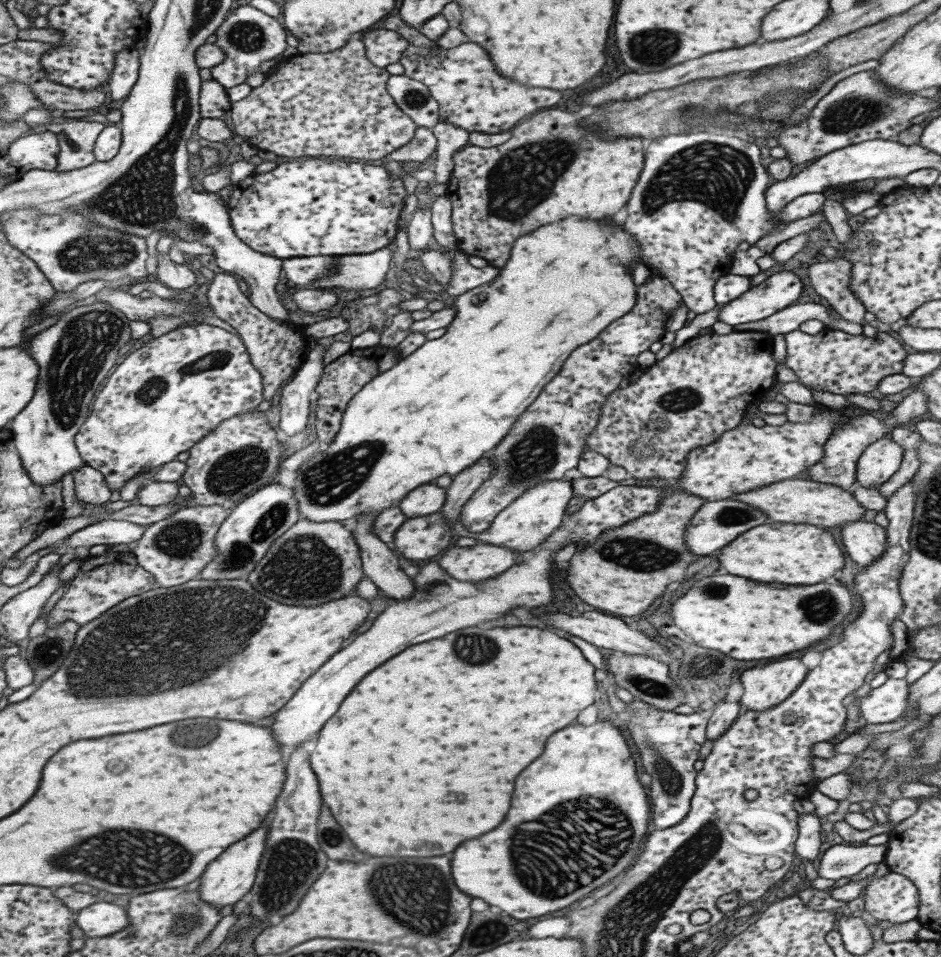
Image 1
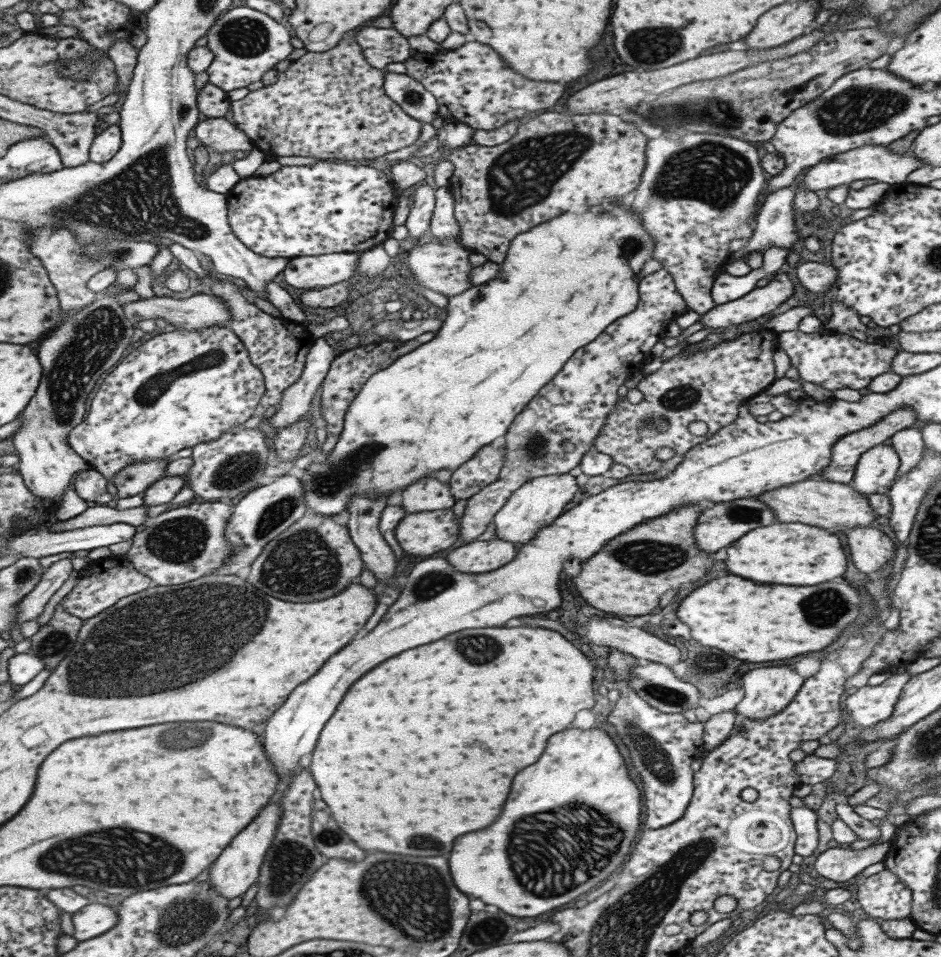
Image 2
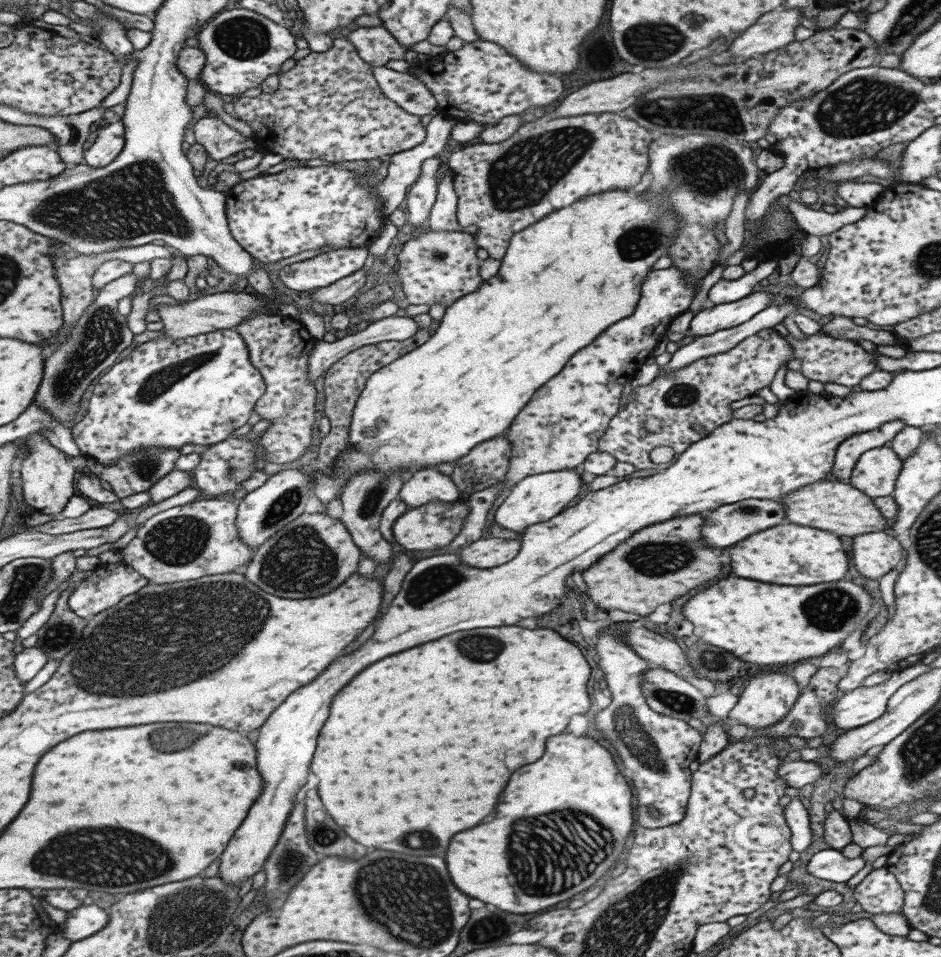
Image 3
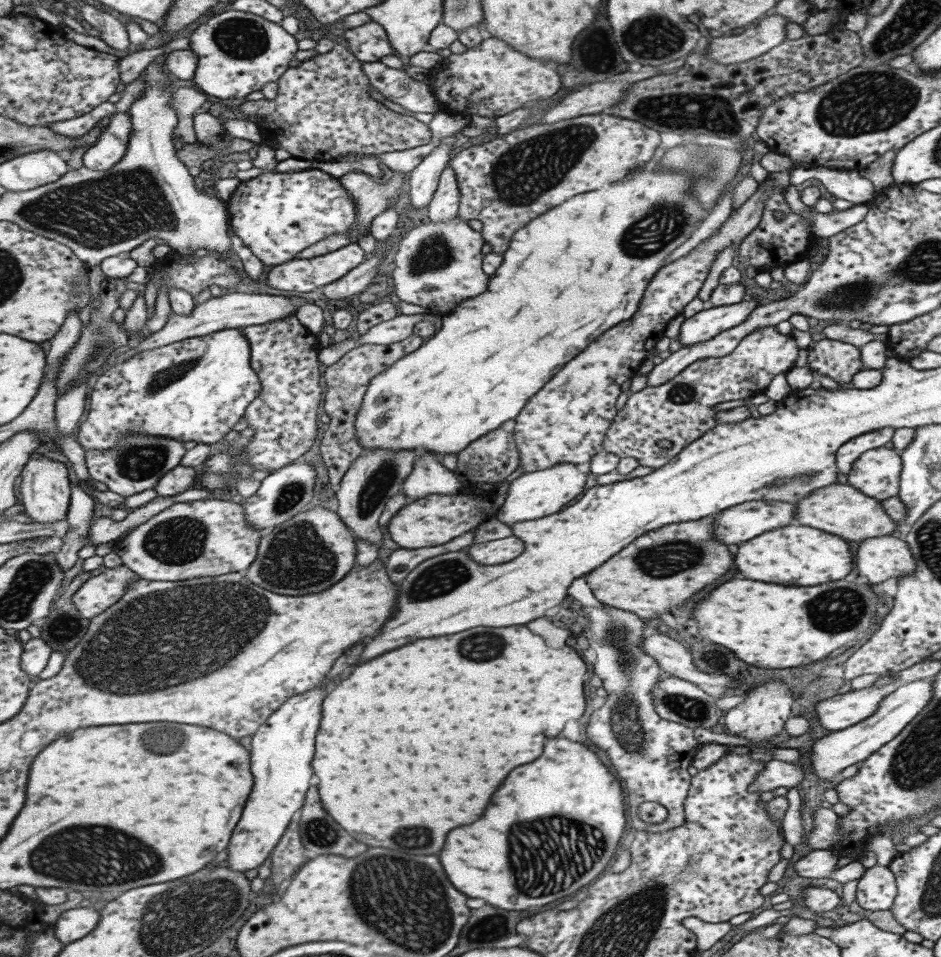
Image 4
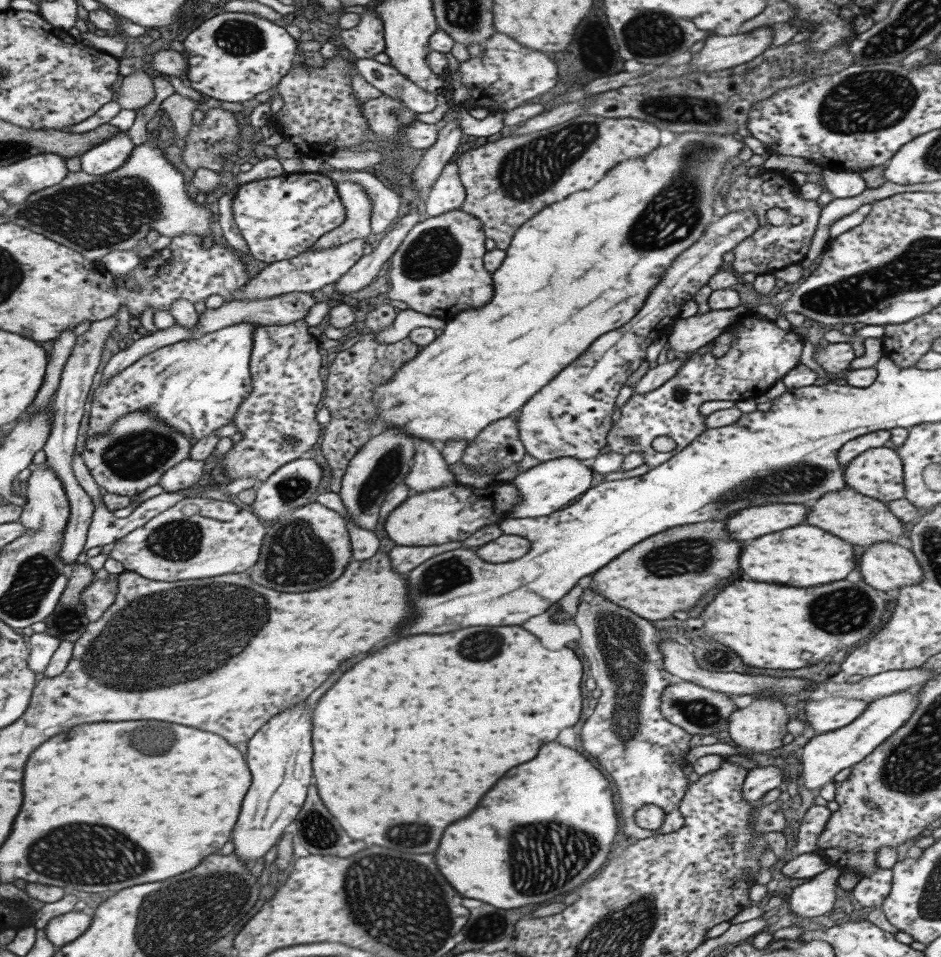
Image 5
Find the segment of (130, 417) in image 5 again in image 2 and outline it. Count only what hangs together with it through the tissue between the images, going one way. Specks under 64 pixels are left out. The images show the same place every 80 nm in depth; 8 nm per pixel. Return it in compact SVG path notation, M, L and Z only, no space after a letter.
M167 459L137 461L125 465L112 478L118 498L127 498L143 492L153 482L164 476Z

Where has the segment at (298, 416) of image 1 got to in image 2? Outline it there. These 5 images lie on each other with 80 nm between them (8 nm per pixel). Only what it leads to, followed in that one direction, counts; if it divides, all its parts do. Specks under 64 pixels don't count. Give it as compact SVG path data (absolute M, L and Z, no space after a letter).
M317 335L307 351L299 378L282 392L276 411L268 418L271 426L283 428L307 414L310 408L309 401L318 392L320 382L335 357L336 348L327 345L325 339Z

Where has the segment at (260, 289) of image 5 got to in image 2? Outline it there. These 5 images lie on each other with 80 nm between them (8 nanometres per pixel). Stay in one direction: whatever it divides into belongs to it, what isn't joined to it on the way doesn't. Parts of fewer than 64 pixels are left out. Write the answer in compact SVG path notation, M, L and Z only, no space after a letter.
M342 252L291 258L281 271L281 276L293 288L330 287L353 278L359 255L356 252Z

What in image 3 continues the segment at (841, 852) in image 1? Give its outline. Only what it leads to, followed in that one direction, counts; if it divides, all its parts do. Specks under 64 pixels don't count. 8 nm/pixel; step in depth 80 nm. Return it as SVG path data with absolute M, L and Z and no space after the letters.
M828 848L815 852L807 860L805 870L807 874L821 880L846 883L863 866L865 861L860 856L847 859L841 855L841 850Z

